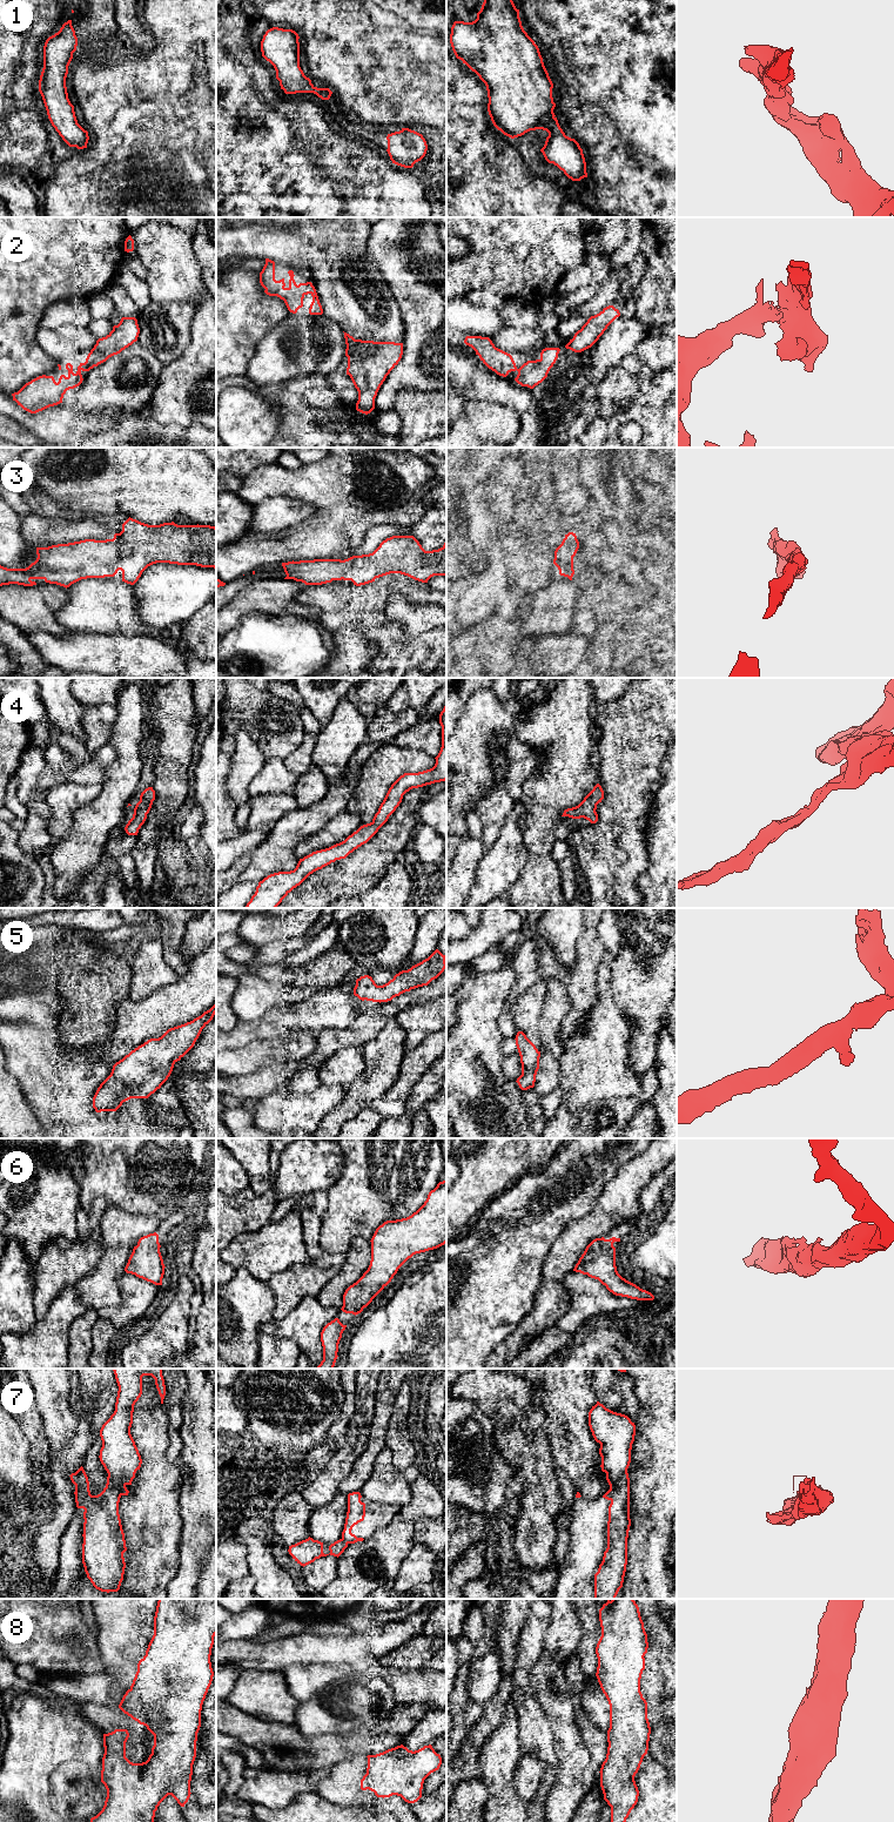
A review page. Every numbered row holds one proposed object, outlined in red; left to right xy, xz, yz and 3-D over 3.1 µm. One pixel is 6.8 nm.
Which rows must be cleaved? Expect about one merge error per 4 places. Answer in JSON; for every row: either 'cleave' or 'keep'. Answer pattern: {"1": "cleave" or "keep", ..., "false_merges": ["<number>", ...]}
{"1": "keep", "2": "keep", "3": "keep", "4": "keep", "5": "keep", "6": "keep", "7": "cleave", "8": "keep", "false_merges": ["7"]}

